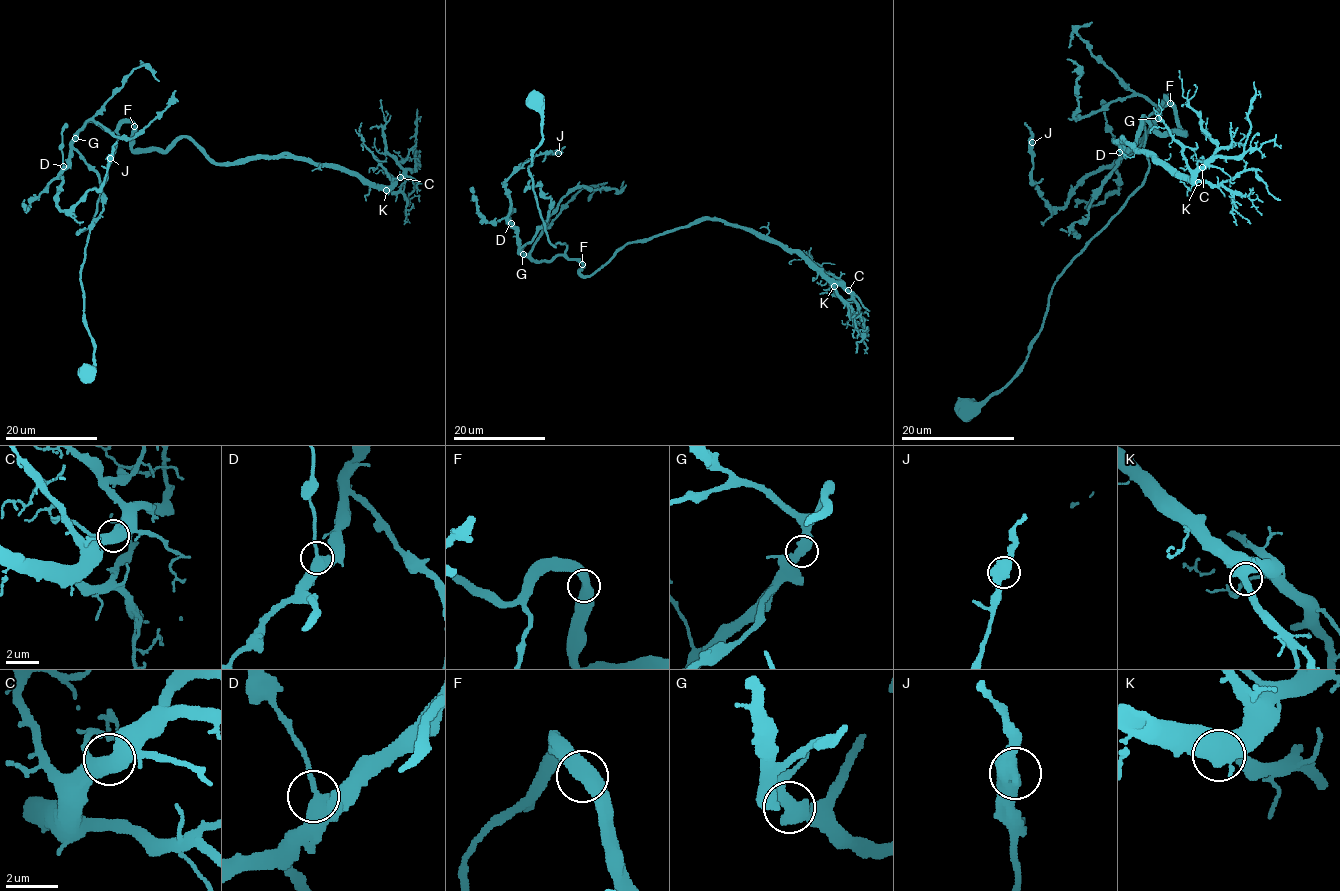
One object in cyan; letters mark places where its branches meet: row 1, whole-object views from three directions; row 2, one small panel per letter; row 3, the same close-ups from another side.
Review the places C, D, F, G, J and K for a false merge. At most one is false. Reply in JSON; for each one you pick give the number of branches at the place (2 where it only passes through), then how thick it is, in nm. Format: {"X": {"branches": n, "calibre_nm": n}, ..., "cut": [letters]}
{"cut": []}

